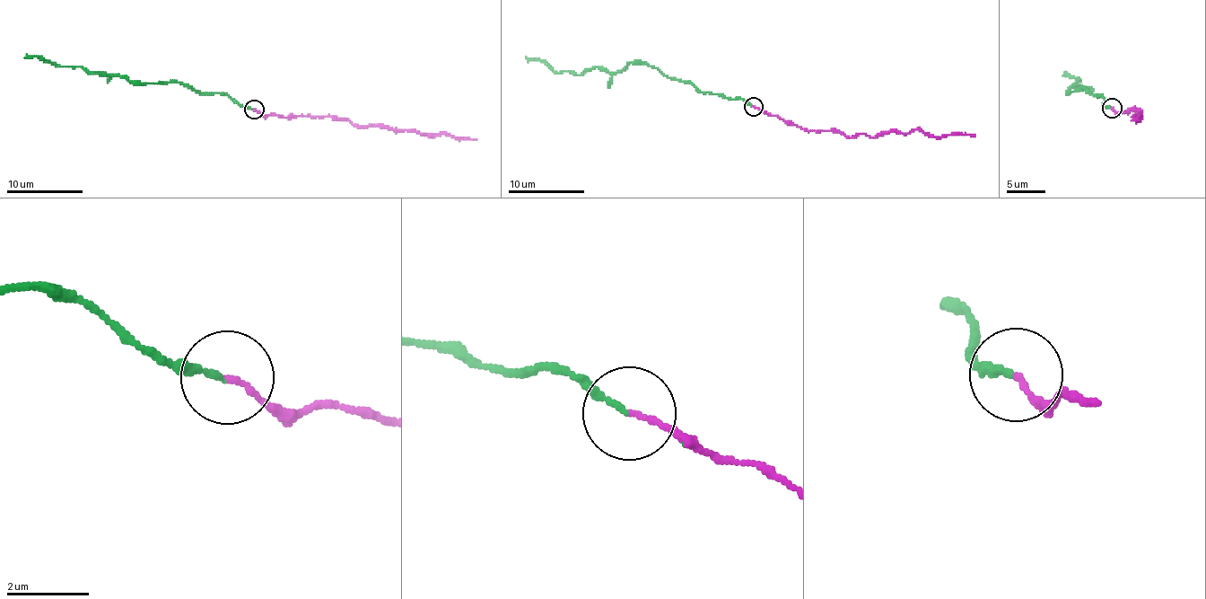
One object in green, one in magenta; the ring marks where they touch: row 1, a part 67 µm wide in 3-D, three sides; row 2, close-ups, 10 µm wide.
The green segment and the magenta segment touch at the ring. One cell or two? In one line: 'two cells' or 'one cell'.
one cell

